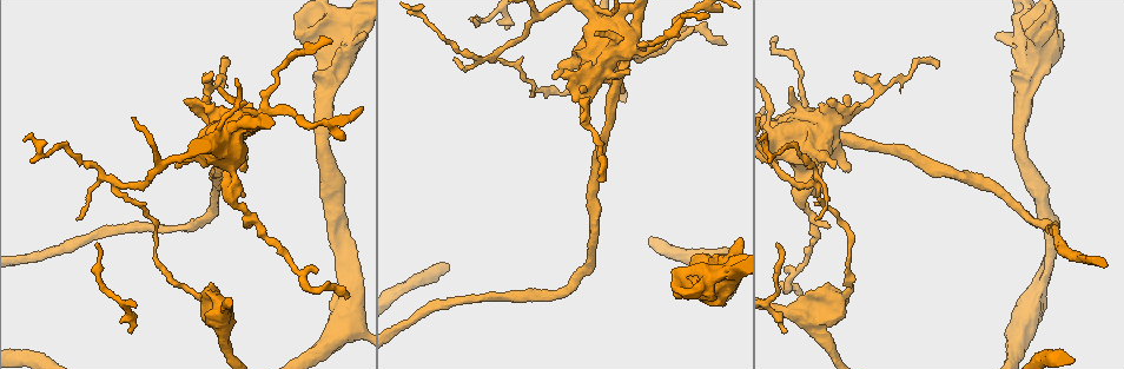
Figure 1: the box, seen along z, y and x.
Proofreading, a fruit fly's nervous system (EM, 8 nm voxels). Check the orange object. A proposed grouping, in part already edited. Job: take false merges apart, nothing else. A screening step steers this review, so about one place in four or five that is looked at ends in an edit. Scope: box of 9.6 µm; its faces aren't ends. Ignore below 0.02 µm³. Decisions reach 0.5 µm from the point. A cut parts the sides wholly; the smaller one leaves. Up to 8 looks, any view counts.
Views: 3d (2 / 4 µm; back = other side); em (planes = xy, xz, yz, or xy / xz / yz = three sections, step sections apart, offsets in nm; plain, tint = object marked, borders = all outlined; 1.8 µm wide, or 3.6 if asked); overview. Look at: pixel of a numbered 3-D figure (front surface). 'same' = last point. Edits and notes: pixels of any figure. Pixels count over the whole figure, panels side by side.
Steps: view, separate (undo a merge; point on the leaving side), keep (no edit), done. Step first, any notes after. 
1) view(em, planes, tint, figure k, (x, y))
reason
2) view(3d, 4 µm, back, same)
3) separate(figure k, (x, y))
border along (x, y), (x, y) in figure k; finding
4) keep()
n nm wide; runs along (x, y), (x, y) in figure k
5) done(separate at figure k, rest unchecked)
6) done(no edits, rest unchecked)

view(3d, 4 µm, figure 1, (639, 48))
branch point

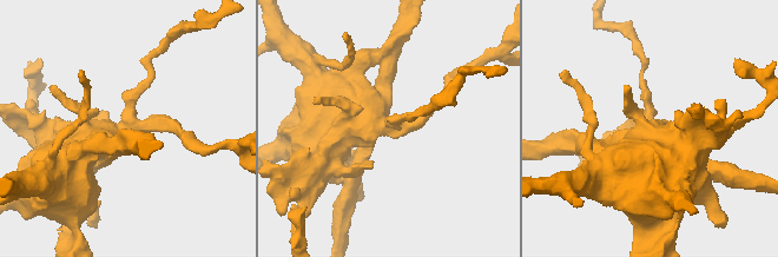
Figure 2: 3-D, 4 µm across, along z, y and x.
view(em, 3.6 µm, yz, step 16, tint, figure 2, (388, 127))
3 arms; now the EM

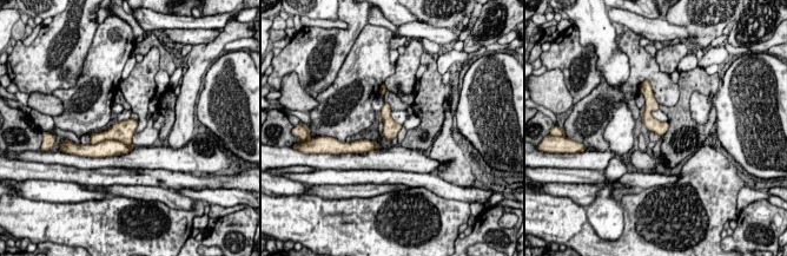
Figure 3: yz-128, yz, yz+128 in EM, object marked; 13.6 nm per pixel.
separate(figure 3, (106, 149))
border along (92, 143), (120, 140), (131, 145) in figure 3; a second cell is stuck on

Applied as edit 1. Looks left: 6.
view(em, yz, step 4, tint, figure 1, (314, 27))
closes a loop

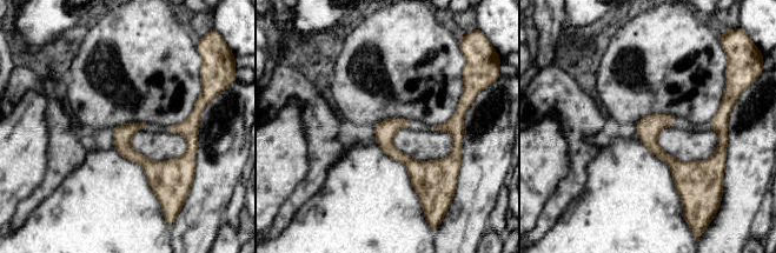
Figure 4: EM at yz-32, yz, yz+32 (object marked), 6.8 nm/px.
keep()
all the same cell

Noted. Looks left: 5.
view(em, planes, tint, figure 1, (315, 290))
sharp bend

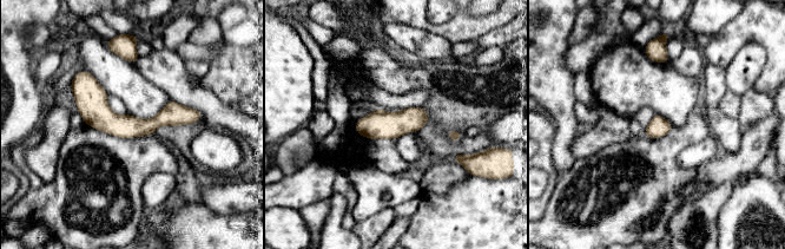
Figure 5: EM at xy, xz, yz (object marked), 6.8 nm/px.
keep()
140 nm wide; runs along (78, 82), (117, 125), (197, 116) in figure 5; continuous, no second cell

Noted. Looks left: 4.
done(separate at figure 3, rest unchecked)

